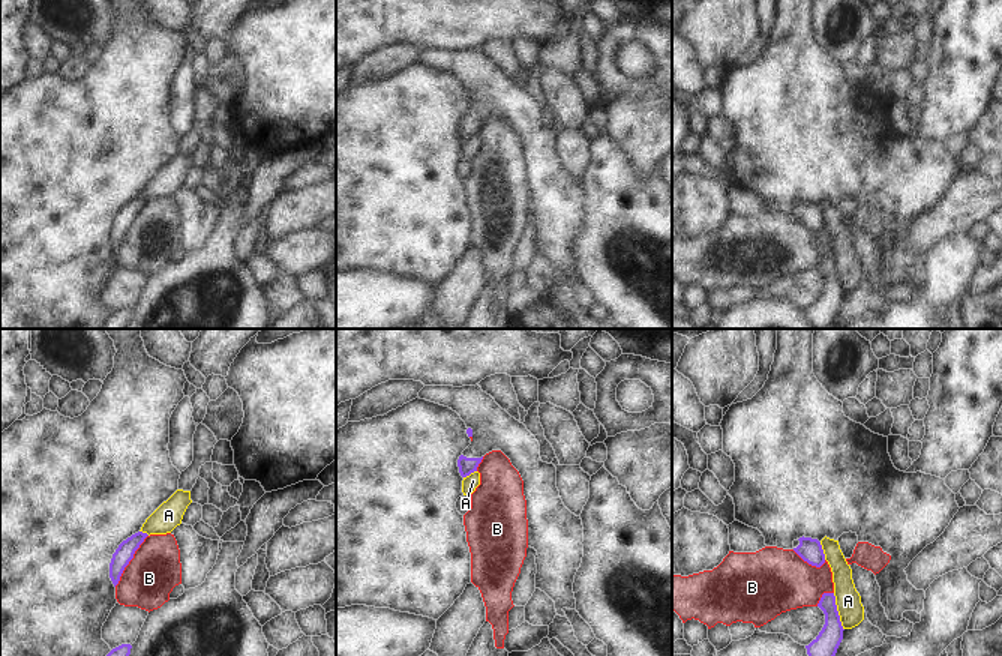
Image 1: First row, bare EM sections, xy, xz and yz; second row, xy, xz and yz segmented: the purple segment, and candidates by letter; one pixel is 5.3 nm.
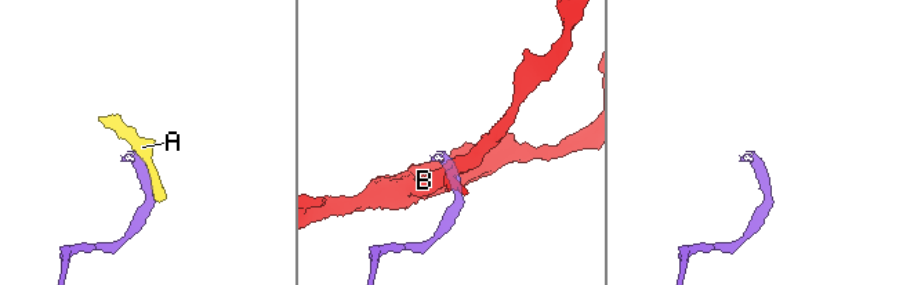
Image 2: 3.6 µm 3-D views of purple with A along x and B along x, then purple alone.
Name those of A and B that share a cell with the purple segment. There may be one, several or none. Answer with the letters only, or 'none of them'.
none of them

